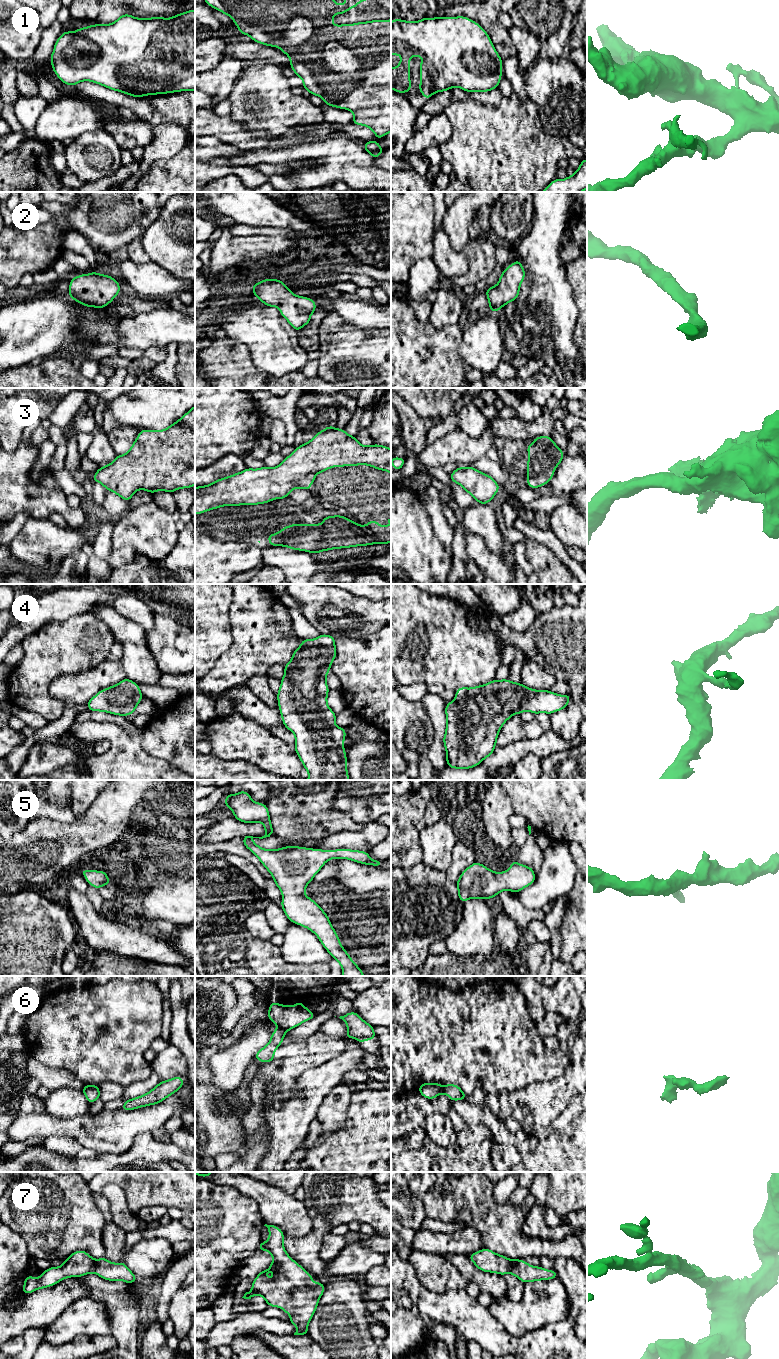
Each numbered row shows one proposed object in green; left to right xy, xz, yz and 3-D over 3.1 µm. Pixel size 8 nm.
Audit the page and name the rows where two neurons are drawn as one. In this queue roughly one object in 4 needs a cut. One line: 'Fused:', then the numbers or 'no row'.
Fused: 6

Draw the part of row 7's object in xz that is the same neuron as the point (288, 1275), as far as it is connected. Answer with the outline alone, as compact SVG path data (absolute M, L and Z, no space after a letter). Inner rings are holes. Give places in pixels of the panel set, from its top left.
M265 1224L269 1230L266 1242L260 1242L258 1251L268 1251L273 1257L271 1265L262 1270L252 1282L252 1290L242 1298L262 1296L268 1306L280 1307L290 1316L290 1323L298 1328L294 1335L308 1335L308 1324L325 1291L321 1282L314 1282L302 1266L286 1252L283 1231Z

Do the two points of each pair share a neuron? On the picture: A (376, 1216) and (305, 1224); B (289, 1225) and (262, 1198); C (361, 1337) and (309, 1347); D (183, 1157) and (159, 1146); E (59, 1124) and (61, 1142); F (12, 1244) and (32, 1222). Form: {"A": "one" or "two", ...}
{"A": "two", "B": "one", "C": "two", "D": "one", "E": "two", "F": "two"}

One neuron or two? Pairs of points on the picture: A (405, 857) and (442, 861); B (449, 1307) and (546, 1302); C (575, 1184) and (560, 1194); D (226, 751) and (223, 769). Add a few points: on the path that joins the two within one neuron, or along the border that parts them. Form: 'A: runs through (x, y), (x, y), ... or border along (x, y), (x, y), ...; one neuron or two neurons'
A: border along (418, 836), (422, 849), (422, 861); two neurons
B: border along (488, 1309), (504, 1327); two neurons
C: runs through (571, 1188), (564, 1194); one neuron
D: border along (209, 754), (222, 759), (241, 759), (247, 762); two neurons

